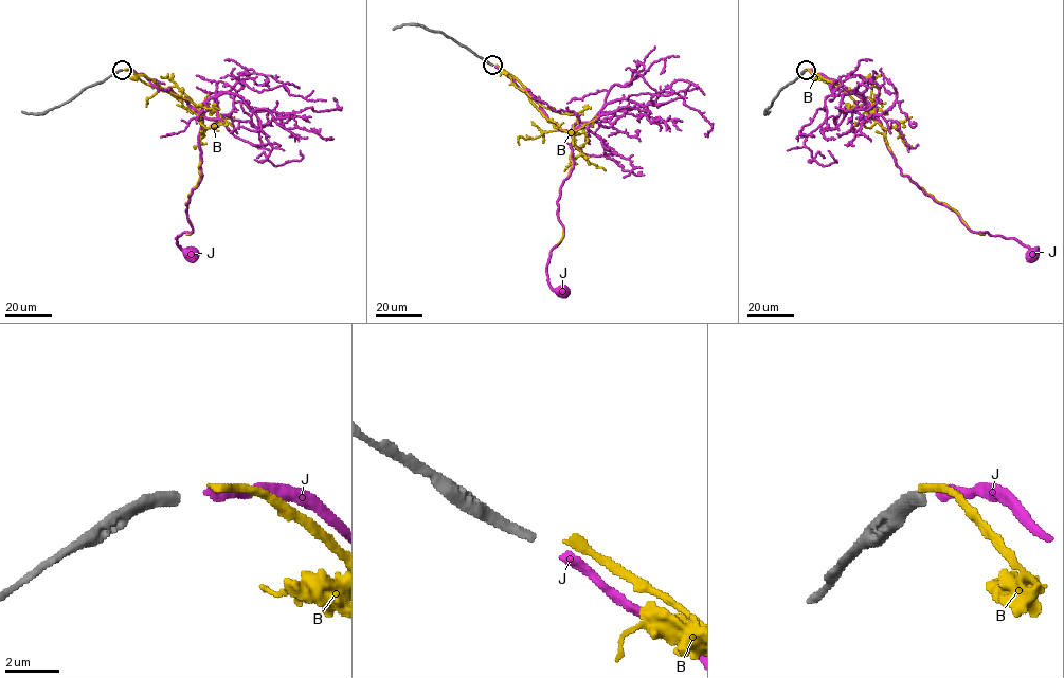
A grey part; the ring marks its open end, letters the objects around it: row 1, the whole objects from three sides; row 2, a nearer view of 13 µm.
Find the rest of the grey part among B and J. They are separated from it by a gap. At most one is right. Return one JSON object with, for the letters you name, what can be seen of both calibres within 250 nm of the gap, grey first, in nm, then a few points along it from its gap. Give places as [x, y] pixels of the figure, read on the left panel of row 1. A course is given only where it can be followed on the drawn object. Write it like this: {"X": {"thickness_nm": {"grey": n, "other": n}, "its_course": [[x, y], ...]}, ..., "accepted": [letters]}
{"J": {"thickness_nm": {"grey": 400, "other": 400}, "its_course": [[124, 70], [169, 89], [202, 115], [201, 180], [186, 204], [193, 231], [176, 238], [192, 254]]}, "accepted": ["J"]}

